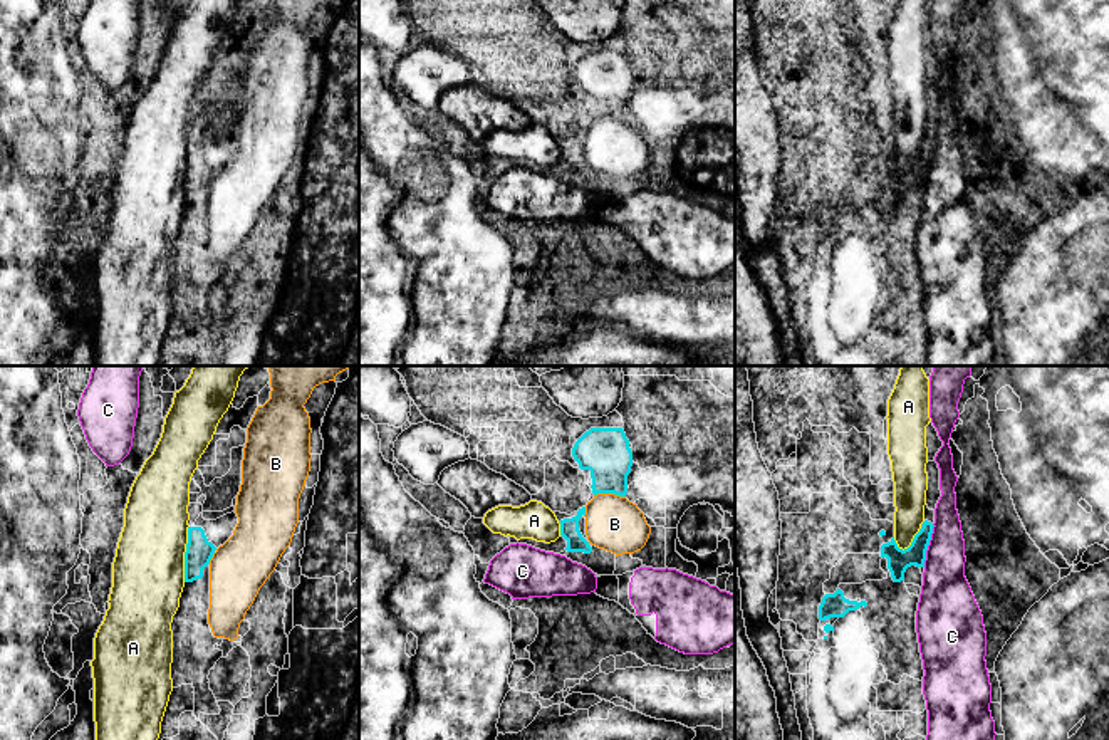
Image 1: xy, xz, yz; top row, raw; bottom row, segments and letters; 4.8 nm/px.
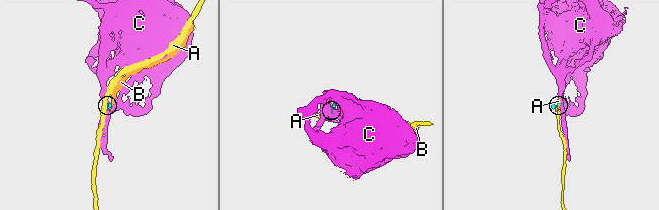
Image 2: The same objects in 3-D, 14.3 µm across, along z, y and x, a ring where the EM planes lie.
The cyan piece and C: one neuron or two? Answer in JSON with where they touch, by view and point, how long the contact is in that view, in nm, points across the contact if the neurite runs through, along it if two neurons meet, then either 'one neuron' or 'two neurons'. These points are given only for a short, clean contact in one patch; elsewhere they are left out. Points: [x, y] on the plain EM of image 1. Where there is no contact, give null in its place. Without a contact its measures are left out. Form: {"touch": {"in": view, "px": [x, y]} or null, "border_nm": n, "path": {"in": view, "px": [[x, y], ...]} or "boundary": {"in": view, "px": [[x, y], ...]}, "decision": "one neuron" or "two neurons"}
{"touch": {"in": "yz", "px": [928, 168]}, "border_nm": 220, "boundary": {"in": "yz", "px": [[933, 148], [923, 190]]}, "decision": "two neurons"}

